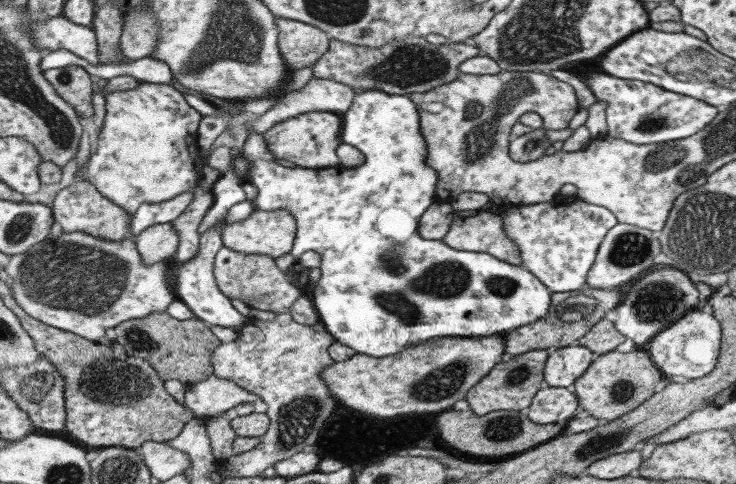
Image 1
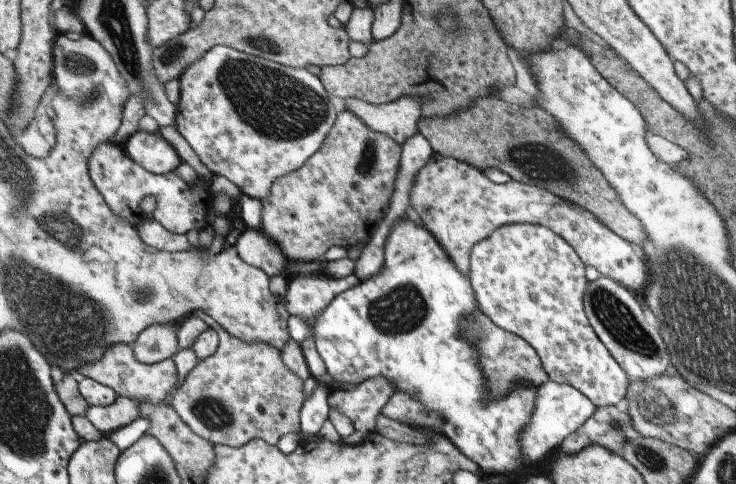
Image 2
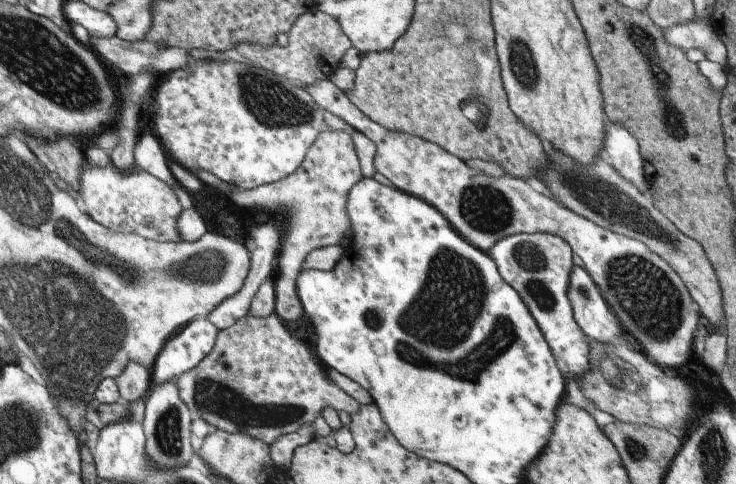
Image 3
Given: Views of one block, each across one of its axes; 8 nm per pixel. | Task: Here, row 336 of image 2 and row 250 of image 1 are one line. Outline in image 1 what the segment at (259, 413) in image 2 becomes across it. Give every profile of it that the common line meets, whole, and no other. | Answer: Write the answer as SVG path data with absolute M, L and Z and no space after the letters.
M222 245L215 253L212 273L221 294L257 310L288 312L295 299L302 295L301 290L287 278L286 272L279 270L273 259L264 254L238 253Z

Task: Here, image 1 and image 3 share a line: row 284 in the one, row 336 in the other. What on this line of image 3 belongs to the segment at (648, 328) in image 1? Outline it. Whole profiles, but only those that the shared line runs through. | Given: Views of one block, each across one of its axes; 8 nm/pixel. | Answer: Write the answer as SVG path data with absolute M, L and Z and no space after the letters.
M328 79L309 84L309 86L303 85L303 88L313 98L313 102L317 102L317 106L321 106L328 114L341 118L343 122L347 122L349 126L361 134L365 134L375 144L373 166L377 173L387 178L396 190L409 194L413 198L419 198L419 200L427 202L427 205L433 206L449 222L451 230L455 230L455 234L459 234L469 246L475 246L475 249L487 253L489 248L500 239L517 233L543 233L559 236L571 248L573 254L581 259L586 274L597 286L620 326L625 333L633 336L639 342L639 346L645 352L644 356L651 363L673 369L692 360L692 341L699 314L693 312L693 308L691 308L693 302L677 274L671 270L667 262L663 262L659 256L647 250L639 240L627 238L596 226L571 210L567 210L555 200L535 192L523 180L510 175L499 176L499 178L487 177L481 172L471 171L465 161L452 156L427 140L400 131L386 130L379 124L371 122L369 118L365 118L347 100L347 96Z

